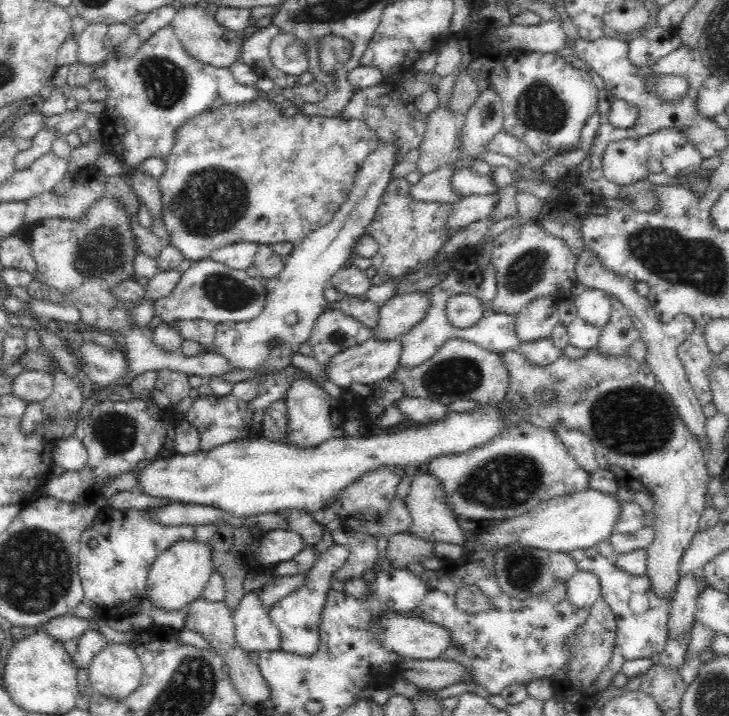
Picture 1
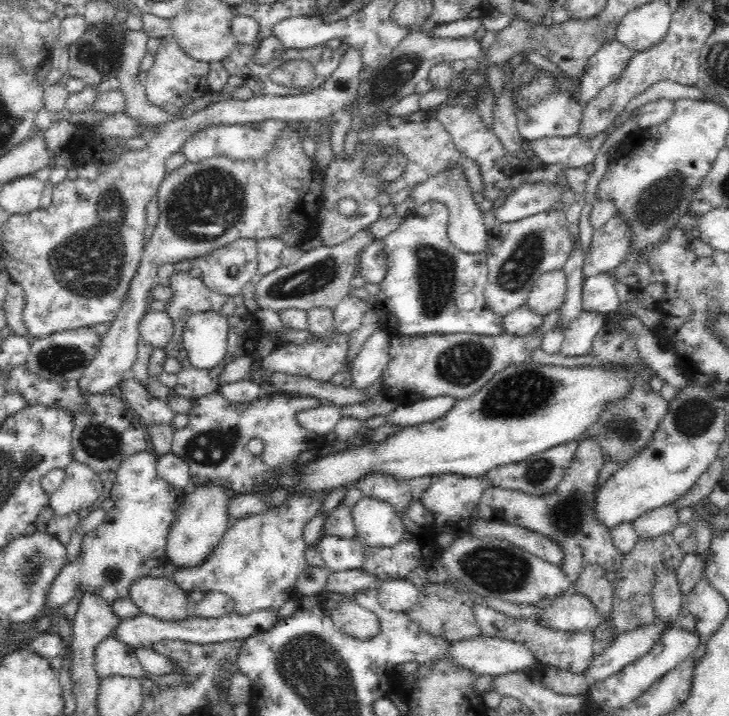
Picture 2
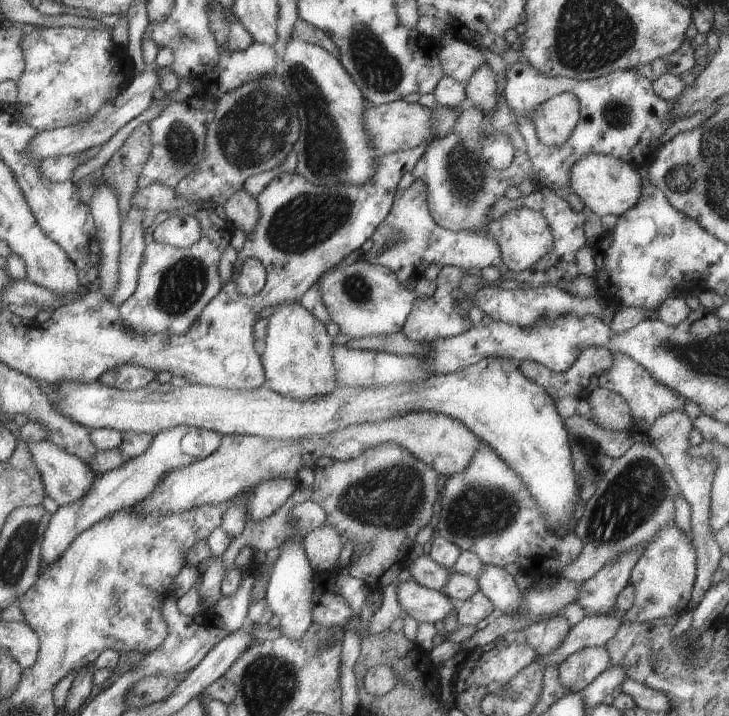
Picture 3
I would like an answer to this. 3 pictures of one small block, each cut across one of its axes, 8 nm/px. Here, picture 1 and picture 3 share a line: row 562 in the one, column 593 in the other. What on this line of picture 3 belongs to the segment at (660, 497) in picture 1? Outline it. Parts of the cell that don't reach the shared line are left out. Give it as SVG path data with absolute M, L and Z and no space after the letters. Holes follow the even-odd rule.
M602 646L582 648L568 654L556 666L557 678L563 688L582 691L610 665L608 652Z

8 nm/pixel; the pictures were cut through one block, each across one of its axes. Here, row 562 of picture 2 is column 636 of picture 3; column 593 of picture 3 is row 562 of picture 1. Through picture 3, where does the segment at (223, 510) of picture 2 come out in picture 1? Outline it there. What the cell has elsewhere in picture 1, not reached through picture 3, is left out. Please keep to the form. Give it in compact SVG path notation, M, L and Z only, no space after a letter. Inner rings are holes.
M178 539L162 554L159 554L149 570L146 598L152 600L153 605L166 610L186 608L189 602L195 601L206 588L209 578L215 570L214 551L210 542L198 539Z

